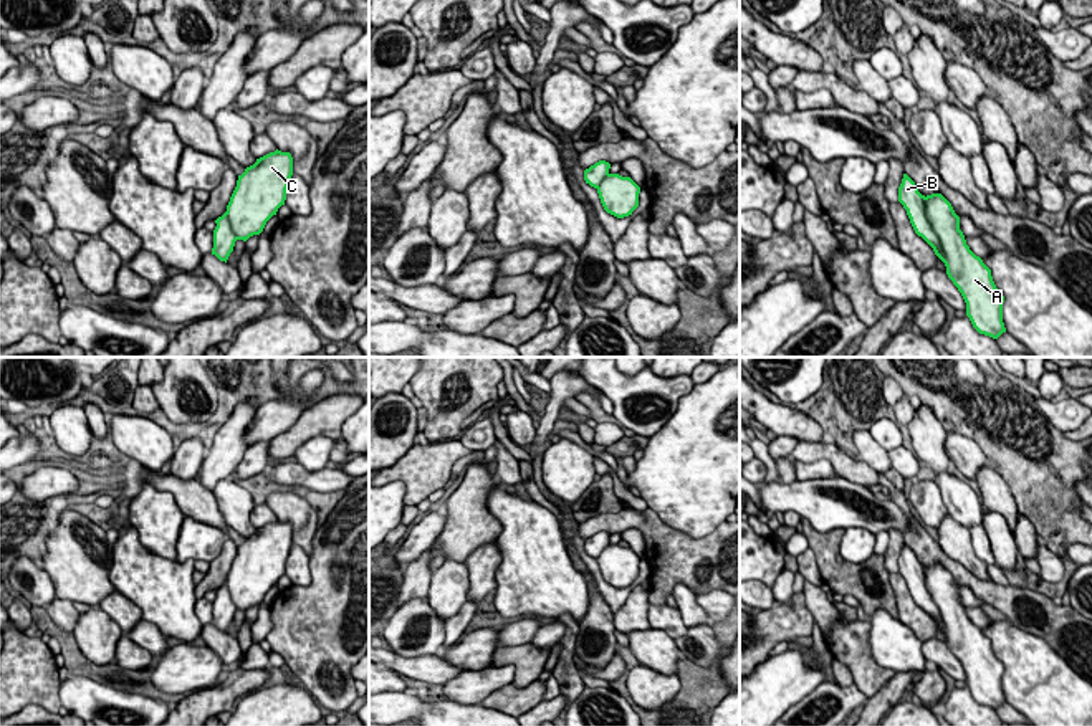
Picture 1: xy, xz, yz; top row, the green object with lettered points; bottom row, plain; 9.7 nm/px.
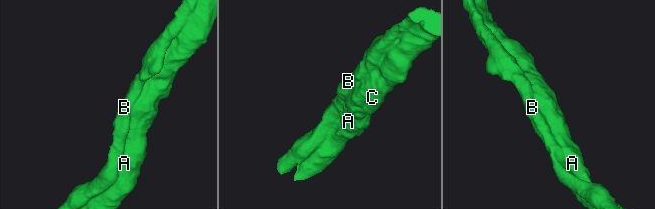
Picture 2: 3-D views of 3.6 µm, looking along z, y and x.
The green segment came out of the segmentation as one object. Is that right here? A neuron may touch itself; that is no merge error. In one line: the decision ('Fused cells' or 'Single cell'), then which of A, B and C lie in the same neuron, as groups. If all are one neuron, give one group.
Single cell. Groups: A B C

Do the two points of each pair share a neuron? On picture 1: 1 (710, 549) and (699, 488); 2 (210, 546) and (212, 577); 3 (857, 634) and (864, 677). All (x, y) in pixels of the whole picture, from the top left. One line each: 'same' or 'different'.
1: different
2: different
3: same

